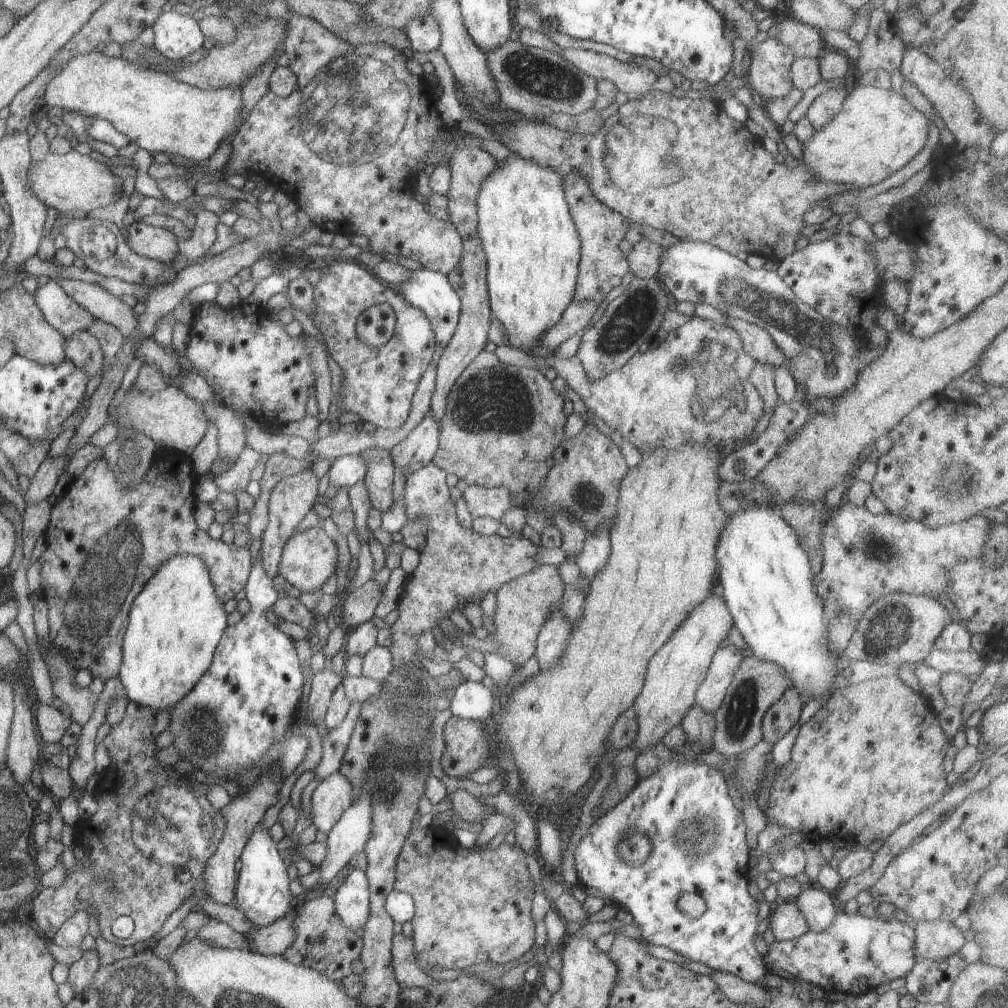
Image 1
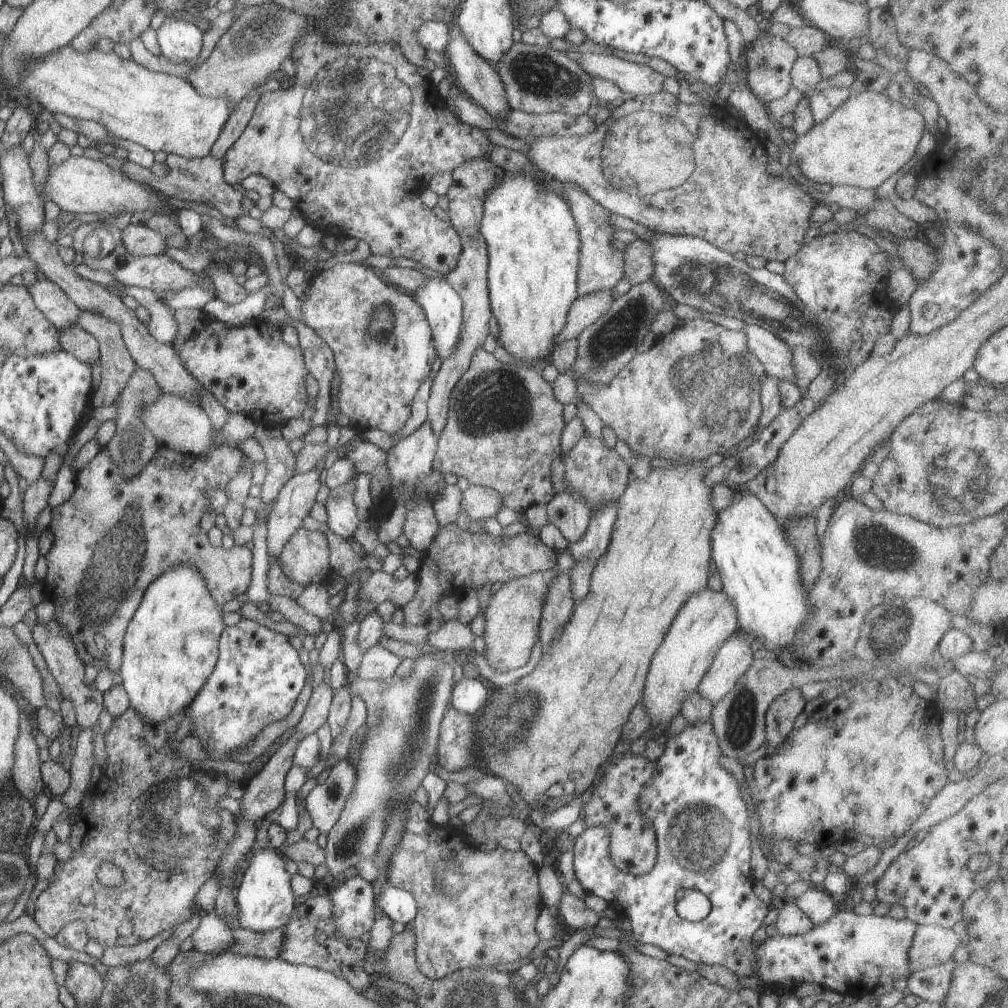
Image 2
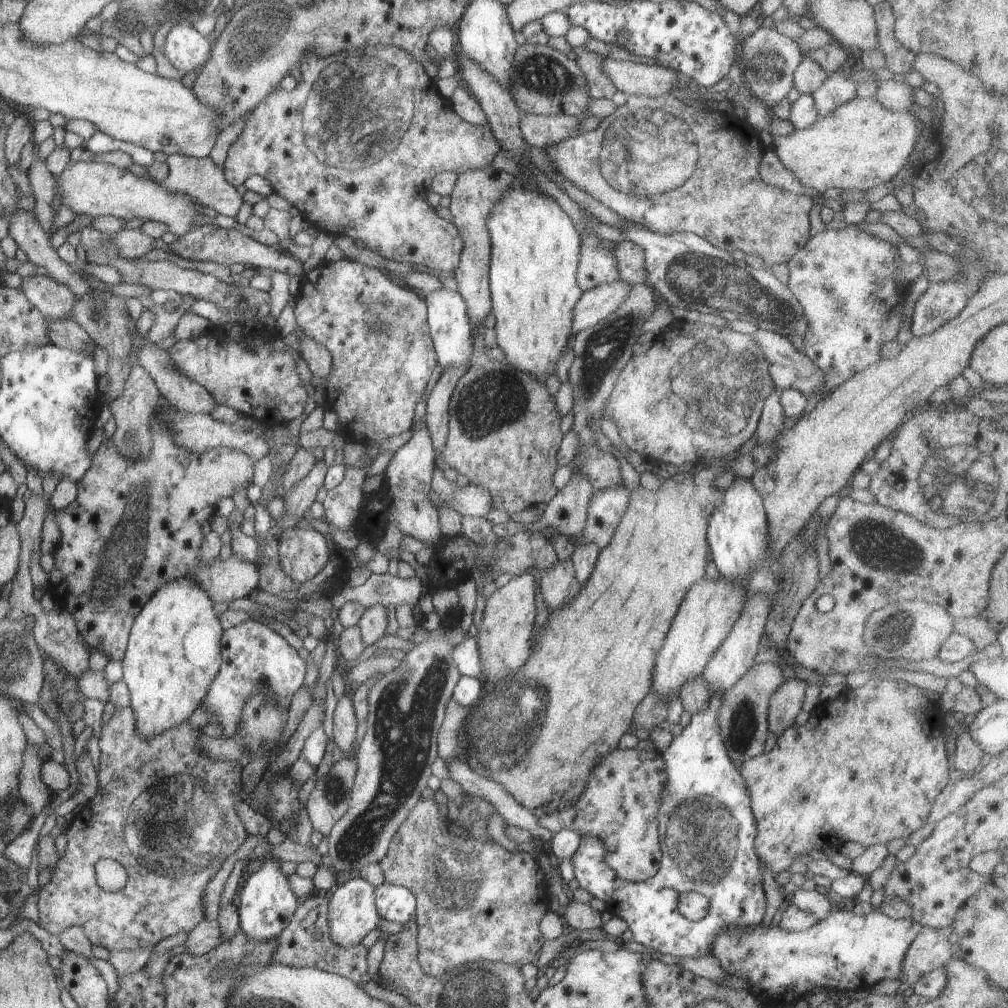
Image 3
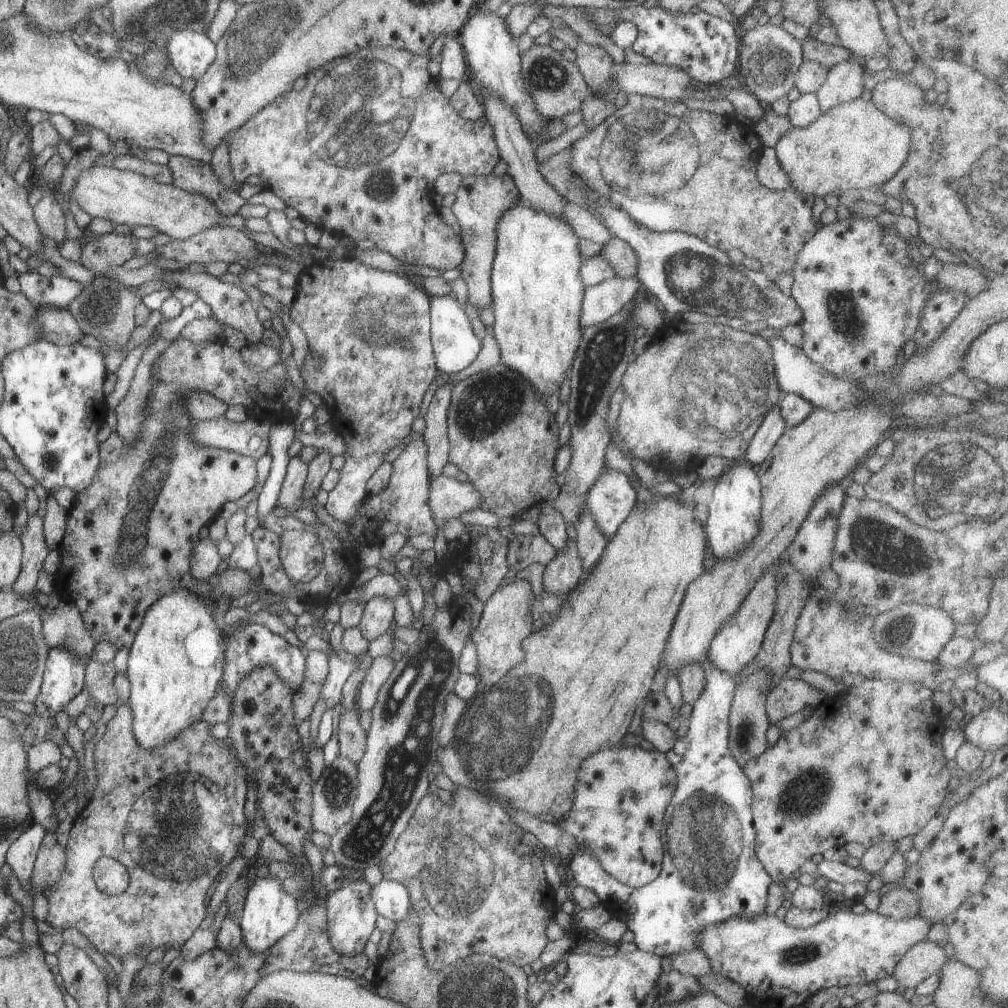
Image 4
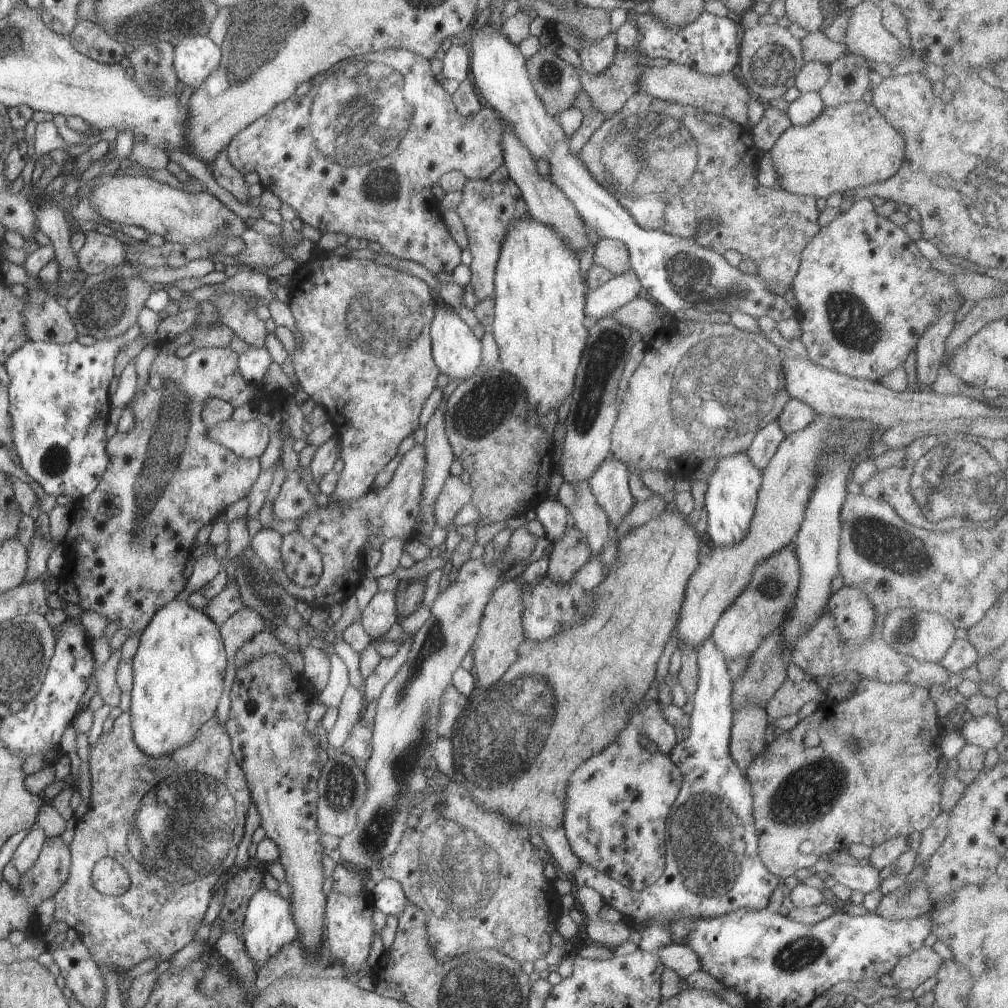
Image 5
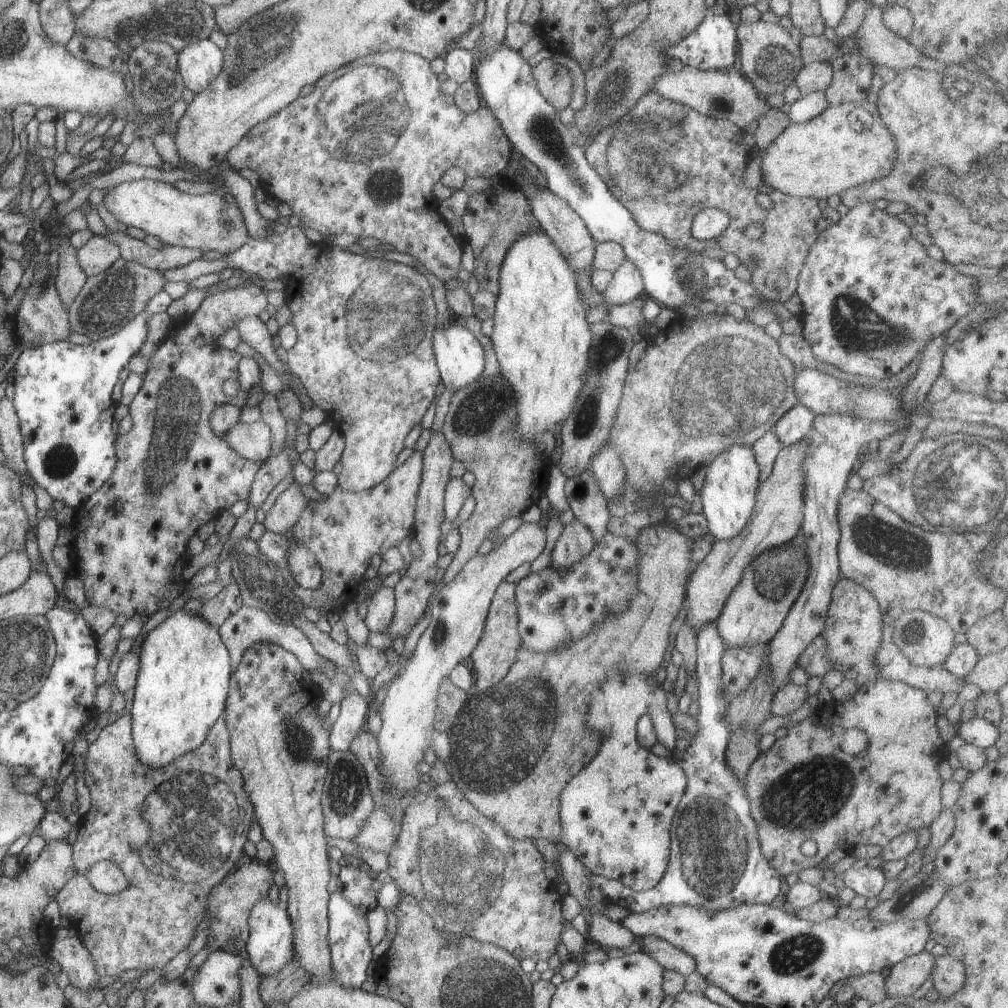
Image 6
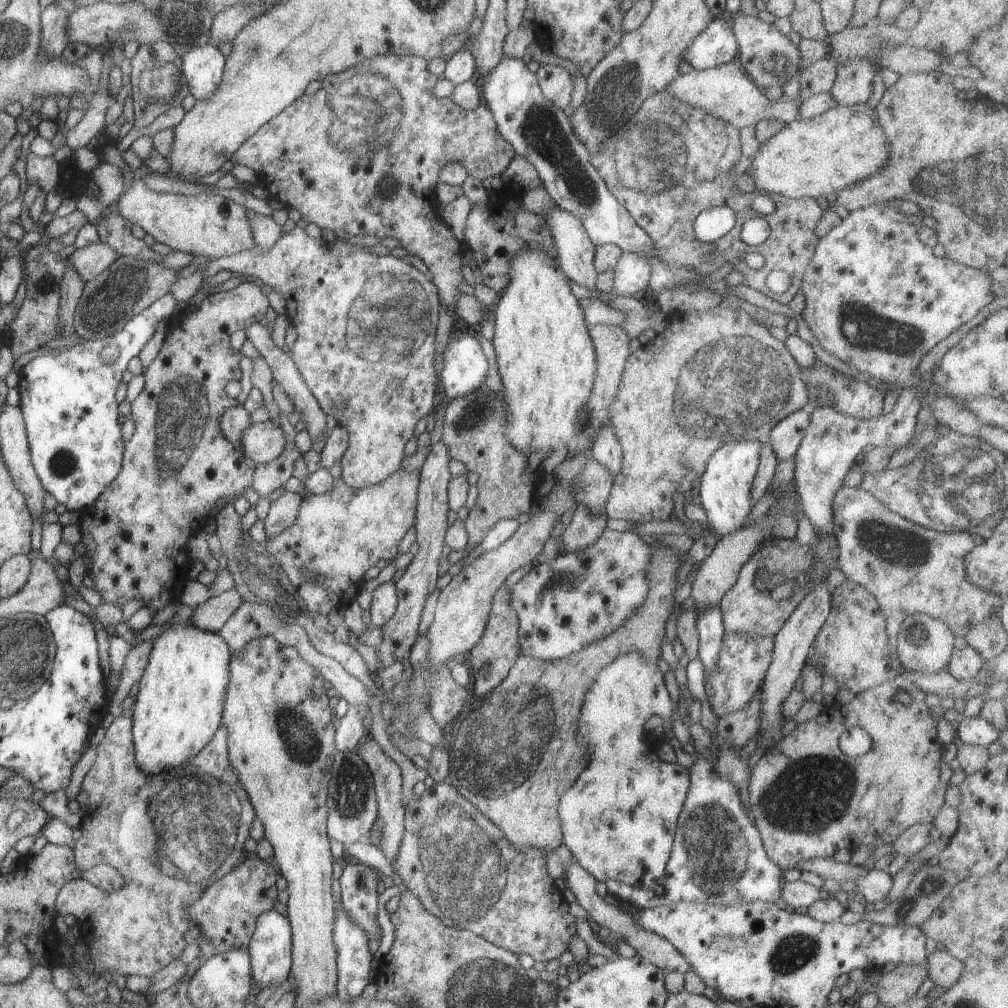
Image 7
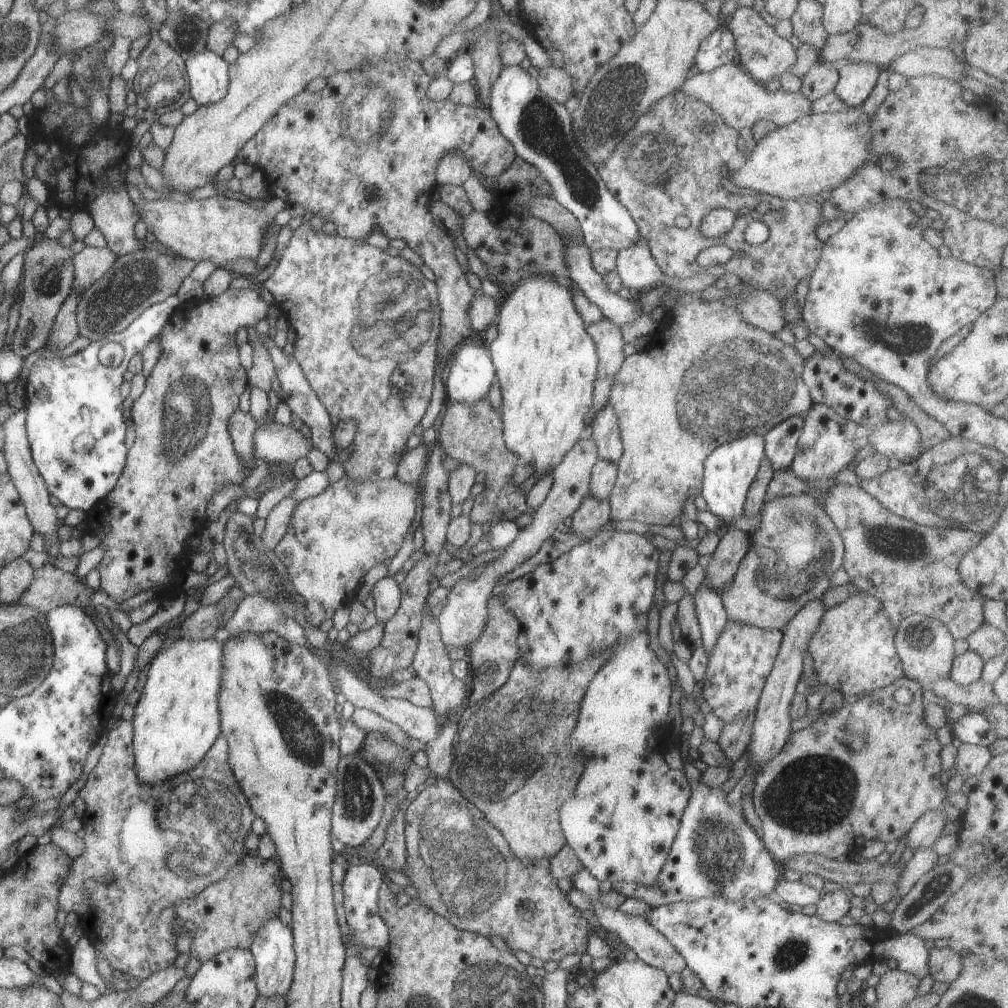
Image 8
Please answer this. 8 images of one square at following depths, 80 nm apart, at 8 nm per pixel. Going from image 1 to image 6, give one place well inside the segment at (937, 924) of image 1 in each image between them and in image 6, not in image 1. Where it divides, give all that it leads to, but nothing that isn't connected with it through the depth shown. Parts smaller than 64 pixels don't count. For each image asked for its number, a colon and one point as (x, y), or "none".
2: (931, 944)
3: (930, 950)
4: (926, 958)
5: (923, 964)
6: (909, 974)

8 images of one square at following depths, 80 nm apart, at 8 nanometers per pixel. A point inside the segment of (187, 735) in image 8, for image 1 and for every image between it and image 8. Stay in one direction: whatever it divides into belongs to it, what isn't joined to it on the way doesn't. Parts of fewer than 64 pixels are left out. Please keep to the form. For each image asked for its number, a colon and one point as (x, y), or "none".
1: (175, 625)
2: (172, 646)
3: (173, 657)
4: (176, 665)
5: (178, 671)
6: (182, 687)
7: (182, 693)

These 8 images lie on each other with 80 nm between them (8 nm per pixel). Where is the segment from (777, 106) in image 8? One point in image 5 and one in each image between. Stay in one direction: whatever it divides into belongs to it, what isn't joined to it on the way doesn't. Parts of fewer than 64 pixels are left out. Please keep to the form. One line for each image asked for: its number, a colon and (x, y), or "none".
5: (725, 95)
6: (727, 94)
7: (726, 92)

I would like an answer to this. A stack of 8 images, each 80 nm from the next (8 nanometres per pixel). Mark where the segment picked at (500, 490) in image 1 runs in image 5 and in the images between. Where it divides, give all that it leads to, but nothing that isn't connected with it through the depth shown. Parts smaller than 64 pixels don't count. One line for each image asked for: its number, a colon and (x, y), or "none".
2: (478, 502)
3: (472, 500)
4: (448, 498)
5: (455, 494)

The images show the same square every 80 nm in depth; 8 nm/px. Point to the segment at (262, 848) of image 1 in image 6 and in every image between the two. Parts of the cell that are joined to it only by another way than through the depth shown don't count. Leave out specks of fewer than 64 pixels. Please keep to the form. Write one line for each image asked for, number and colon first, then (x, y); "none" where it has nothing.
2: (265, 899)
3: (267, 906)
4: (270, 913)
5: (269, 924)
6: (270, 947)

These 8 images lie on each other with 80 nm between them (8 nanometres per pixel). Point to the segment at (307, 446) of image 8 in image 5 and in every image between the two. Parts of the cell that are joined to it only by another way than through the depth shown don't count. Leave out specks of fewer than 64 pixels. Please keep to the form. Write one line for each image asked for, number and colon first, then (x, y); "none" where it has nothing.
5: (248, 440)
6: (254, 441)
7: (263, 442)

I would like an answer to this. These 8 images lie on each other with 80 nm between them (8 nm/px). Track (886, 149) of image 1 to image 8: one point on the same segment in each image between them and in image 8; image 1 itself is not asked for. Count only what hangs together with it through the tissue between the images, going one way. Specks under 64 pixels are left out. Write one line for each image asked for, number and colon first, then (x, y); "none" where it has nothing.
2: (869, 137)
3: (859, 145)
4: (854, 146)
5: (850, 146)
6: (846, 145)
7: (817, 156)
8: (818, 152)

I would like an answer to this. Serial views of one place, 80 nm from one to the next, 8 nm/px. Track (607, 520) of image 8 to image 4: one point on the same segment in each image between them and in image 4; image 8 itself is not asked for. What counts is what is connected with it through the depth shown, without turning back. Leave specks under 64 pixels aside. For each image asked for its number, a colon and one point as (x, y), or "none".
4: (562, 576)
5: (571, 552)
6: (576, 540)
7: (585, 527)

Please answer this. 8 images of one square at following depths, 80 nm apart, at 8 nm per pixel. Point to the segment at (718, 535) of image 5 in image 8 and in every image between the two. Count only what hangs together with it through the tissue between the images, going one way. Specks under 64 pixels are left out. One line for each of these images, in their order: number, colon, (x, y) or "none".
6: (729, 491)
7: (725, 490)
8: (730, 469)

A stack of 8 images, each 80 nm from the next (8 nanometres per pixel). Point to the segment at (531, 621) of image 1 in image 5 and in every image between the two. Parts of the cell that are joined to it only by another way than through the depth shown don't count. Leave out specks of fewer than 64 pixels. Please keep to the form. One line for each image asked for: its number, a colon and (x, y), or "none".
2: (513, 614)
3: (504, 637)
4: (506, 622)
5: (495, 649)

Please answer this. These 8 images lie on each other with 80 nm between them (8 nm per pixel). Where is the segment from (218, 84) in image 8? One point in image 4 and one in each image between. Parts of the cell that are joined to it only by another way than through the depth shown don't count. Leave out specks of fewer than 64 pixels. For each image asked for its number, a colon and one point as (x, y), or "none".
4: (190, 53)
5: (195, 56)
6: (199, 63)
7: (204, 67)

